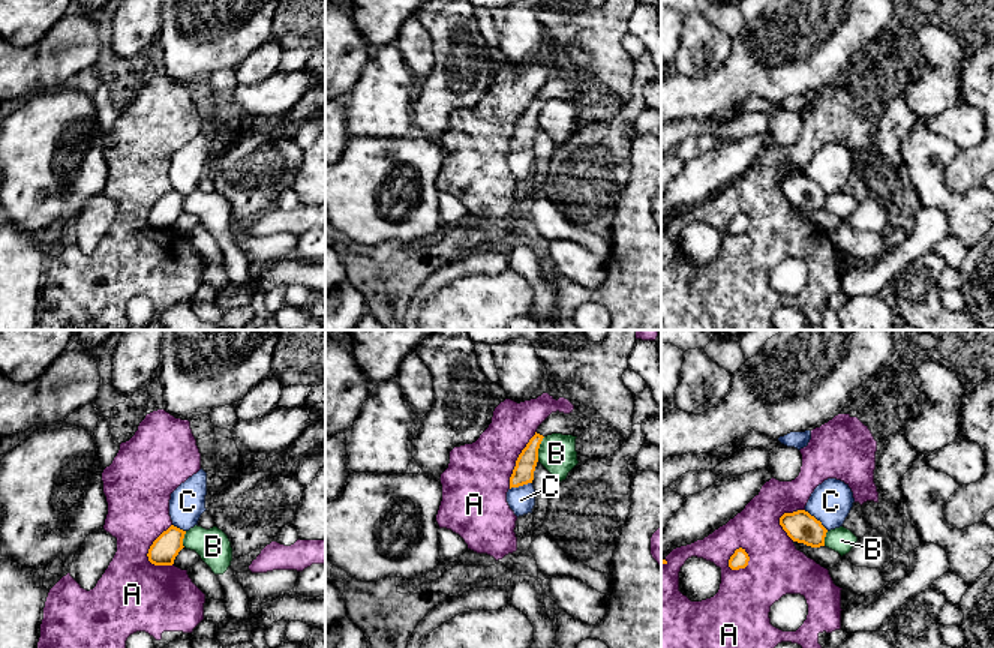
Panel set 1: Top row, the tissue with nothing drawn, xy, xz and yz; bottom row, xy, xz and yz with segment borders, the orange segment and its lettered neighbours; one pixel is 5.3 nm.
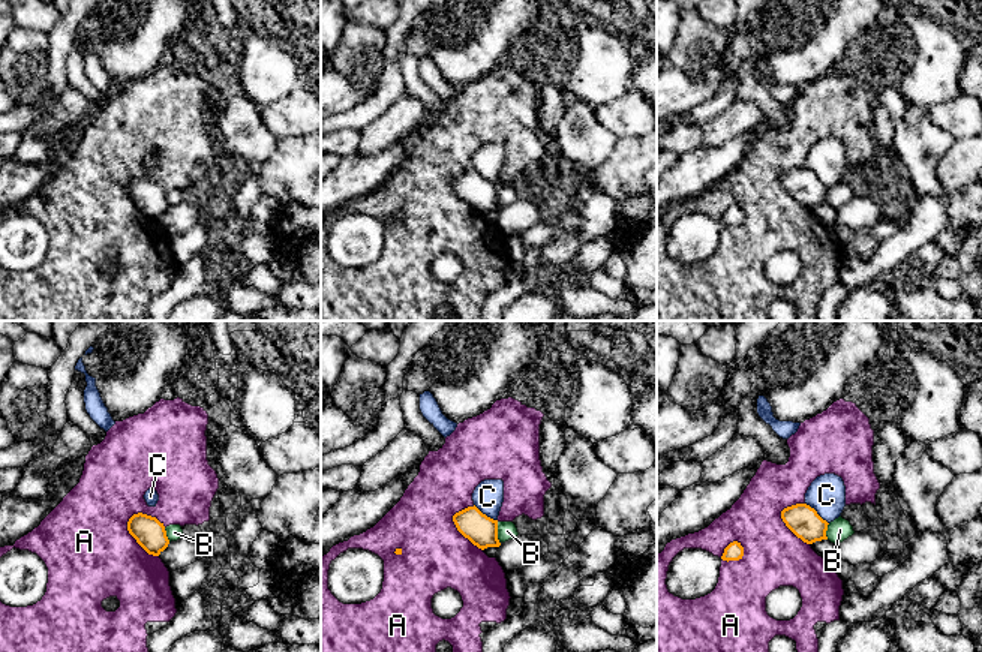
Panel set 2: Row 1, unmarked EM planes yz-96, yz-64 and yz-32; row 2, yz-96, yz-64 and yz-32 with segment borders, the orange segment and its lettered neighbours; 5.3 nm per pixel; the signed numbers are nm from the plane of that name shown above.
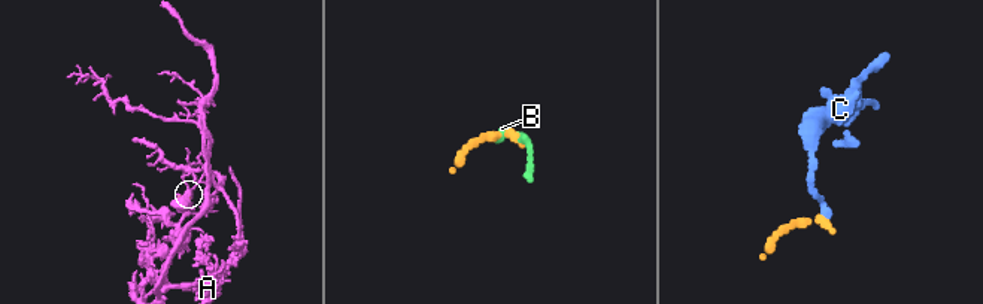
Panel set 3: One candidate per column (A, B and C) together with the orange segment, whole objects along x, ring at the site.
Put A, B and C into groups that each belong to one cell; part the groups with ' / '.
A / B C

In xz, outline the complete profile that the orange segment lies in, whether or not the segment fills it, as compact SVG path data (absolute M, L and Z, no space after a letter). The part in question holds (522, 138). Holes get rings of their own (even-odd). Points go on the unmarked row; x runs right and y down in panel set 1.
M537 98L529 104L516 124L516 130L510 141L510 153L519 152L534 144L534 135L538 126L538 112L543 105L543 99Z

